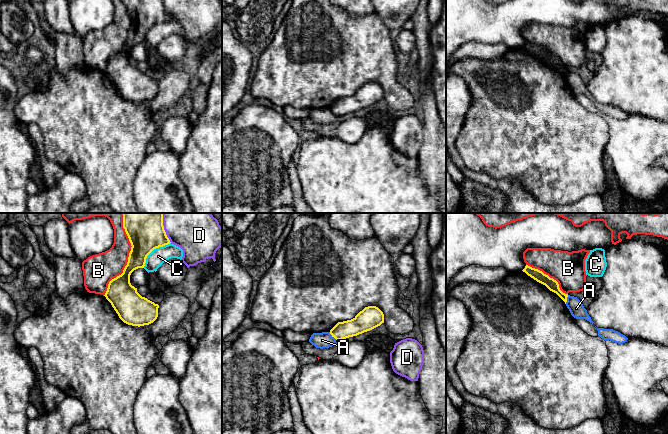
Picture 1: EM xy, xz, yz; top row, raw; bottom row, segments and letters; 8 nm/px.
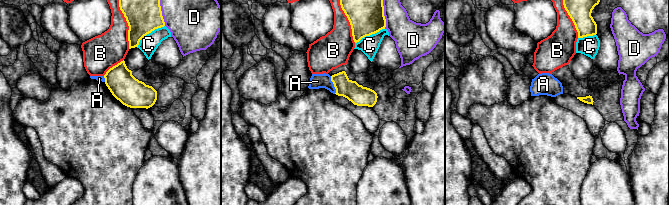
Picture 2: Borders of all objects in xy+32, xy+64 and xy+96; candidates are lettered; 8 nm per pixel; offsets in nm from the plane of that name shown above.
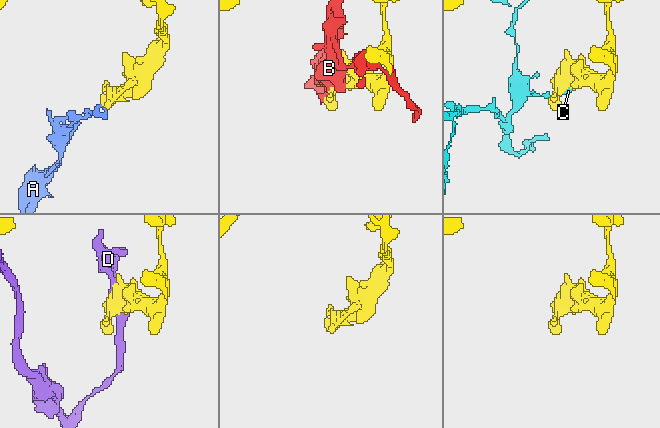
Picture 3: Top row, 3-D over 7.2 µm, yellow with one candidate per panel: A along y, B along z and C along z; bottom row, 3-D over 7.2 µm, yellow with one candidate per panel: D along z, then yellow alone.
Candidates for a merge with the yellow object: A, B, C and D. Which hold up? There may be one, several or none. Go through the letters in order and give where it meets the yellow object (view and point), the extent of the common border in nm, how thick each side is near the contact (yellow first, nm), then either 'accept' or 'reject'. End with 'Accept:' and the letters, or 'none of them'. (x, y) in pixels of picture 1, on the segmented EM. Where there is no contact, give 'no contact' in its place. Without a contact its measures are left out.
A: contact xz (333, 336); length 90 nm; calibres 150 and 130 nm; reject
B: contact xy (129, 256); length 700 nm; calibres 300 and 240 nm; reject
C: contact xy (153, 249); length 300 nm; calibres 320 and 140 nm; reject
D: contact xy (163, 228); length 260 nm; calibres 320 and 400 nm; reject
Accept: none of them

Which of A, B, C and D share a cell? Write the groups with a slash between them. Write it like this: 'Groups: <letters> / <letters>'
Groups: A / B / C / D

